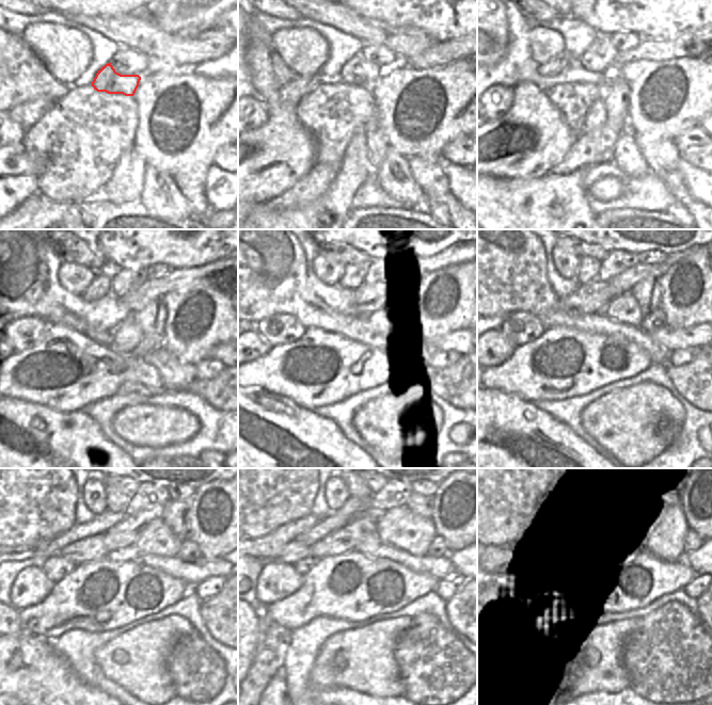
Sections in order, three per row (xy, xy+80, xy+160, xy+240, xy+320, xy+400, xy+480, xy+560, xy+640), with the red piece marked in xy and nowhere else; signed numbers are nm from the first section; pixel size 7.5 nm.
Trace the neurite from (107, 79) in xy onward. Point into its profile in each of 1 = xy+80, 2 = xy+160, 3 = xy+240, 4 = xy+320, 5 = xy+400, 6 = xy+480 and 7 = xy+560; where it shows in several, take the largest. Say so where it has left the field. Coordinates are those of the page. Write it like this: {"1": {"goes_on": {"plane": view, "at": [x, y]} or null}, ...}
{"1": {"goes_on": {"plane": "xy+80", "at": [358, 70]}}, "2": {"goes_on": {"plane": "xy+160", "at": [600, 57]}}, "3": {"goes_on": {"plane": "xy+240", "at": [124, 282]}}, "4": {"goes_on": {"plane": "xy+320", "at": [376, 269]}}, "5": {"goes_on": {"plane": "xy+400", "at": [617, 261]}}, "6": {"goes_on": {"plane": "xy+480", "at": [148, 496]}}, "7": {"goes_on": {"plane": "xy+560", "at": [394, 494]}}}

